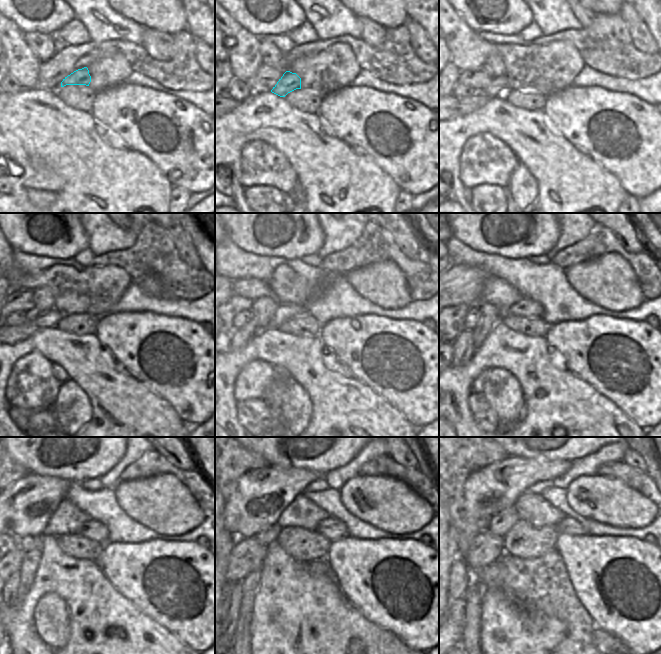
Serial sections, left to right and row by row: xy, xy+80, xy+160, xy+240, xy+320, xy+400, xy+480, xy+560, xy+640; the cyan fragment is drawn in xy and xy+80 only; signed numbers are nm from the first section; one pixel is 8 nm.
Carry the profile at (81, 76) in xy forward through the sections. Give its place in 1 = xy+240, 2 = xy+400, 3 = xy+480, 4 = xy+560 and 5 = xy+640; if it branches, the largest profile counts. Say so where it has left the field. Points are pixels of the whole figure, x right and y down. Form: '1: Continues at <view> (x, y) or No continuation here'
1: Continues at xy+240 (32, 314)
2: Continues at xy+400 (463, 349)
3: Continues at xy+480 (11, 587)
4: Continues at xy+560 (235, 588)
5: Continues at xy+640 (459, 605).

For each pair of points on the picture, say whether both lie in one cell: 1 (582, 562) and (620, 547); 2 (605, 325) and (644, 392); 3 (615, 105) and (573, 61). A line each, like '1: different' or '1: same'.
1: same
2: same
3: different

